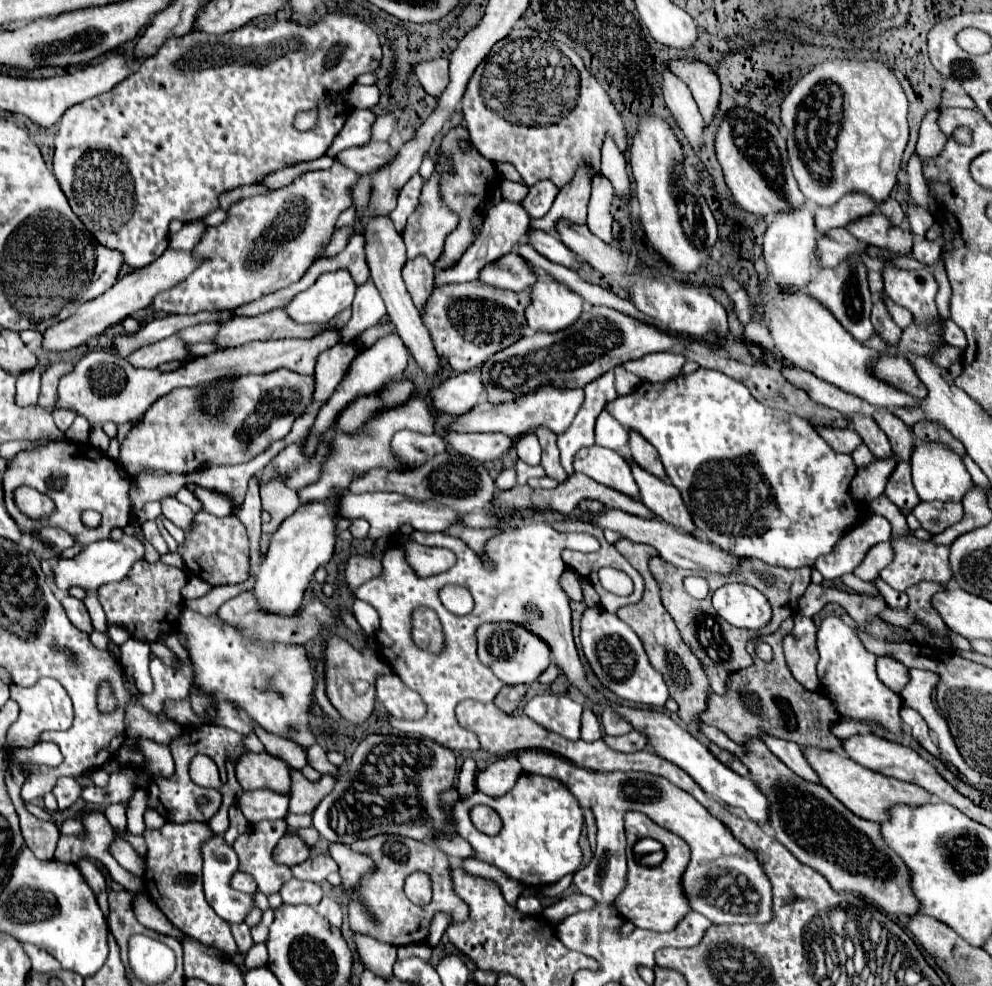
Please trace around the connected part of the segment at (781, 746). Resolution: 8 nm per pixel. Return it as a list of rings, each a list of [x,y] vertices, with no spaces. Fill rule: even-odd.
[[[763,734],[761,738],[765,742],[765,746],[781,760],[785,762],[795,774],[811,780],[811,782],[819,782],[819,778],[815,776],[815,772],[809,768],[809,764],[805,762],[799,746],[795,742],[787,742],[787,740],[781,740],[781,738],[775,738],[775,736],[767,736]]]

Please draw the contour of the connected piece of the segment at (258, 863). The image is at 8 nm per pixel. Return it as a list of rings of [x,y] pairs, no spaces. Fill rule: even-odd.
[[[263,820],[263,822],[257,822],[257,824],[251,824],[233,844],[237,856],[239,856],[239,870],[241,872],[247,872],[255,878],[259,890],[265,894],[265,896],[271,896],[271,894],[277,894],[283,886],[283,882],[287,882],[287,878],[293,878],[291,874],[291,868],[287,866],[281,866],[273,860],[273,848],[275,844],[279,842],[279,838],[285,834],[287,830],[287,822],[285,820],[275,820],[275,822],[269,822],[269,820]]]

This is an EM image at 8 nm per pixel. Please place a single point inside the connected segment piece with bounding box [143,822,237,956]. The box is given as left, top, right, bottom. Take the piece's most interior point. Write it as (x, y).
(172, 877)

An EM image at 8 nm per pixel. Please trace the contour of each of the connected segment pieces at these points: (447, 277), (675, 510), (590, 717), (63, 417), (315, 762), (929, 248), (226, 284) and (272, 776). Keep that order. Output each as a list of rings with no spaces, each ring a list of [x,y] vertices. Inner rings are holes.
[[[501,200],[499,204],[495,204],[493,208],[487,210],[485,220],[483,220],[483,228],[479,238],[473,242],[473,246],[461,256],[461,260],[447,270],[441,270],[435,274],[435,288],[445,286],[445,284],[457,284],[457,282],[471,282],[479,278],[479,270],[483,270],[483,266],[487,266],[487,262],[495,262],[495,258],[501,258],[503,254],[515,250],[519,244],[525,242],[525,232],[529,226],[529,216],[523,210],[521,204],[513,204],[507,200]]]
[[[625,458],[625,460],[631,466],[631,472],[639,486],[643,504],[647,508],[651,508],[665,522],[671,522],[671,524],[683,528],[685,532],[693,532],[695,524],[681,500],[679,490],[675,486],[671,486],[667,480],[661,480],[661,478],[649,474],[639,464],[635,464],[631,458]]]
[[[585,708],[583,710],[583,718],[581,718],[581,740],[585,742],[593,742],[601,738],[601,728],[599,728],[599,718]]]
[[[59,408],[53,410],[53,420],[55,420],[55,424],[57,424],[57,428],[59,428],[61,432],[67,432],[67,430],[71,428],[75,416],[77,416],[77,414],[71,414],[71,410],[59,410]]]
[[[315,744],[315,746],[311,746],[309,750],[307,750],[307,762],[317,770],[317,772],[321,772],[321,774],[335,774],[335,770],[333,768],[329,768],[329,760],[325,758],[325,748],[323,746],[319,746],[319,744]]]
[[[917,240],[913,246],[913,256],[925,266],[935,266],[941,258],[941,244],[929,240]]]
[[[335,162],[329,170],[305,172],[289,186],[231,204],[227,218],[219,226],[207,228],[193,248],[207,262],[187,282],[179,282],[175,290],[157,294],[153,308],[169,314],[229,310],[299,282],[319,258],[319,250],[327,246],[339,214],[351,206],[349,186],[357,178],[353,170]]]
[[[267,752],[243,754],[235,764],[235,776],[243,790],[271,788],[277,792],[287,792],[291,788],[289,766],[281,758]]]

